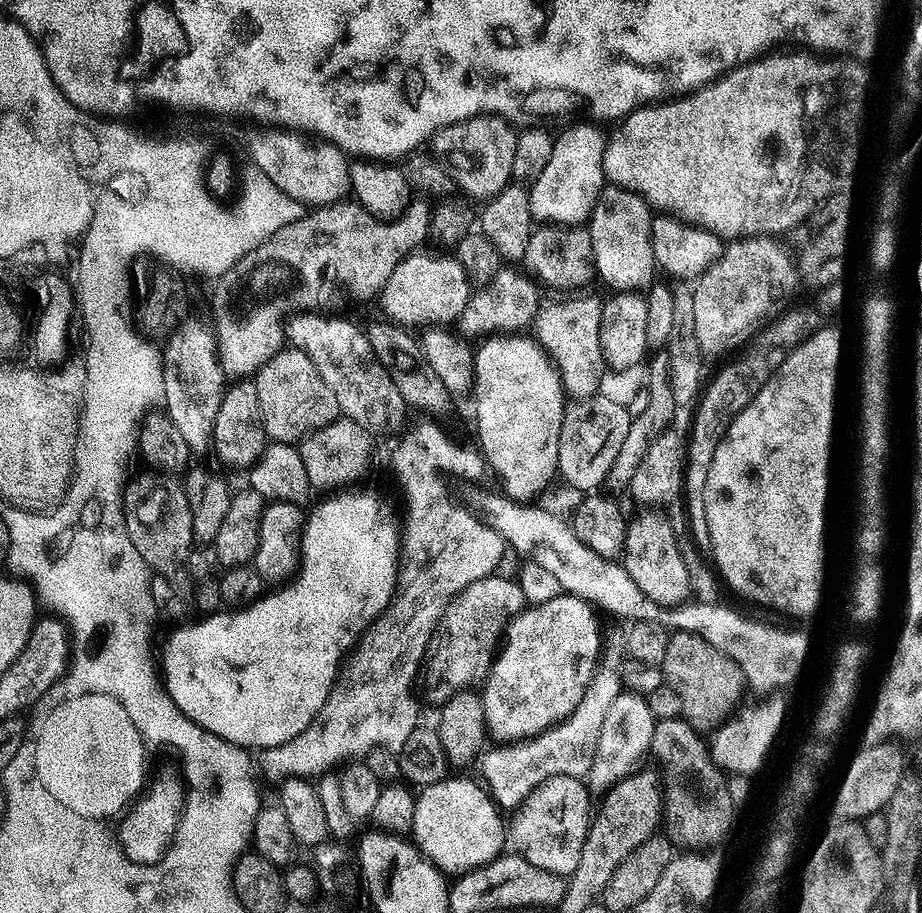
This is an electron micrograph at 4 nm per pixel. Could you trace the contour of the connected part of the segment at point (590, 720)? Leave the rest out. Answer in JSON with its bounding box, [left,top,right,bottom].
[478,670,621,798]

